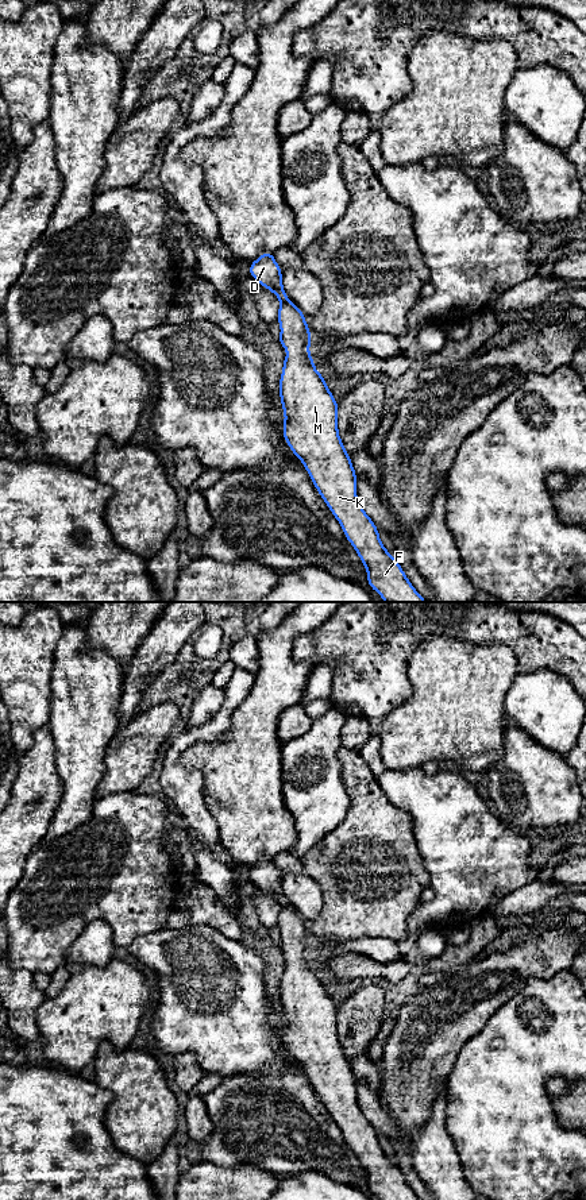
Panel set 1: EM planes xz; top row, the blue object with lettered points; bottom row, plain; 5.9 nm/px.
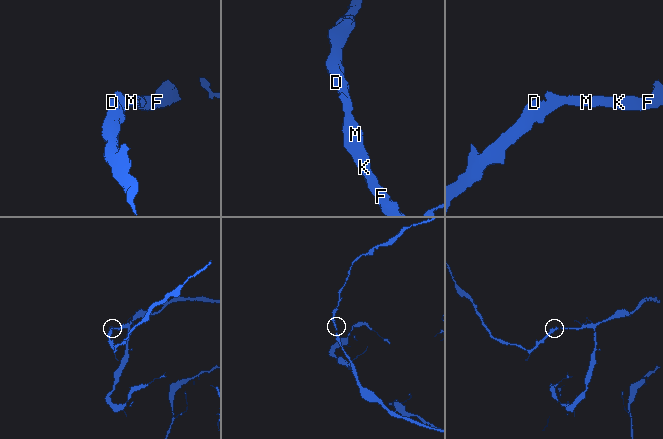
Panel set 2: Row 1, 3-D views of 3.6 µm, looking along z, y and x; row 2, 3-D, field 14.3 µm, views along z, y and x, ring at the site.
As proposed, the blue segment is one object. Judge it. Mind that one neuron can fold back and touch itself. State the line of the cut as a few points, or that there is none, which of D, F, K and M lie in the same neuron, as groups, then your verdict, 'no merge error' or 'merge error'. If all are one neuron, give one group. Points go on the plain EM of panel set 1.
no cut | D F K M | no merge error

